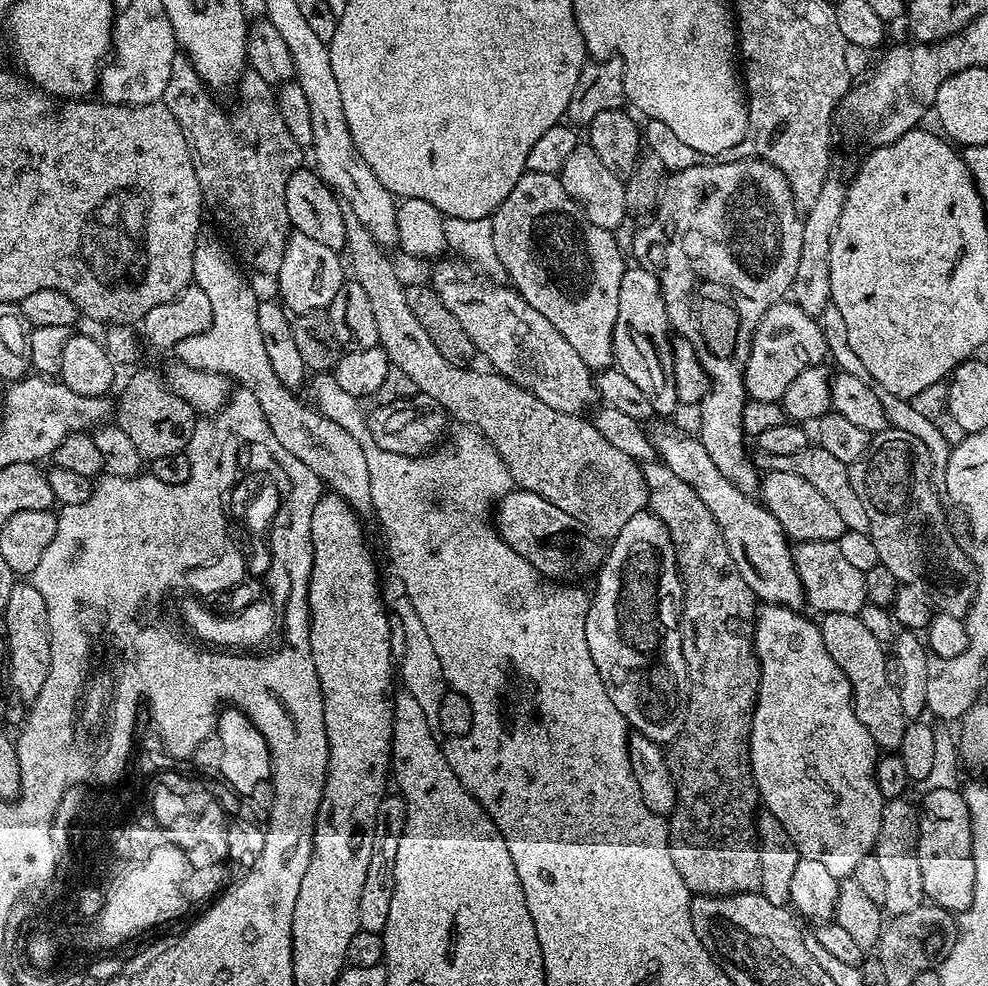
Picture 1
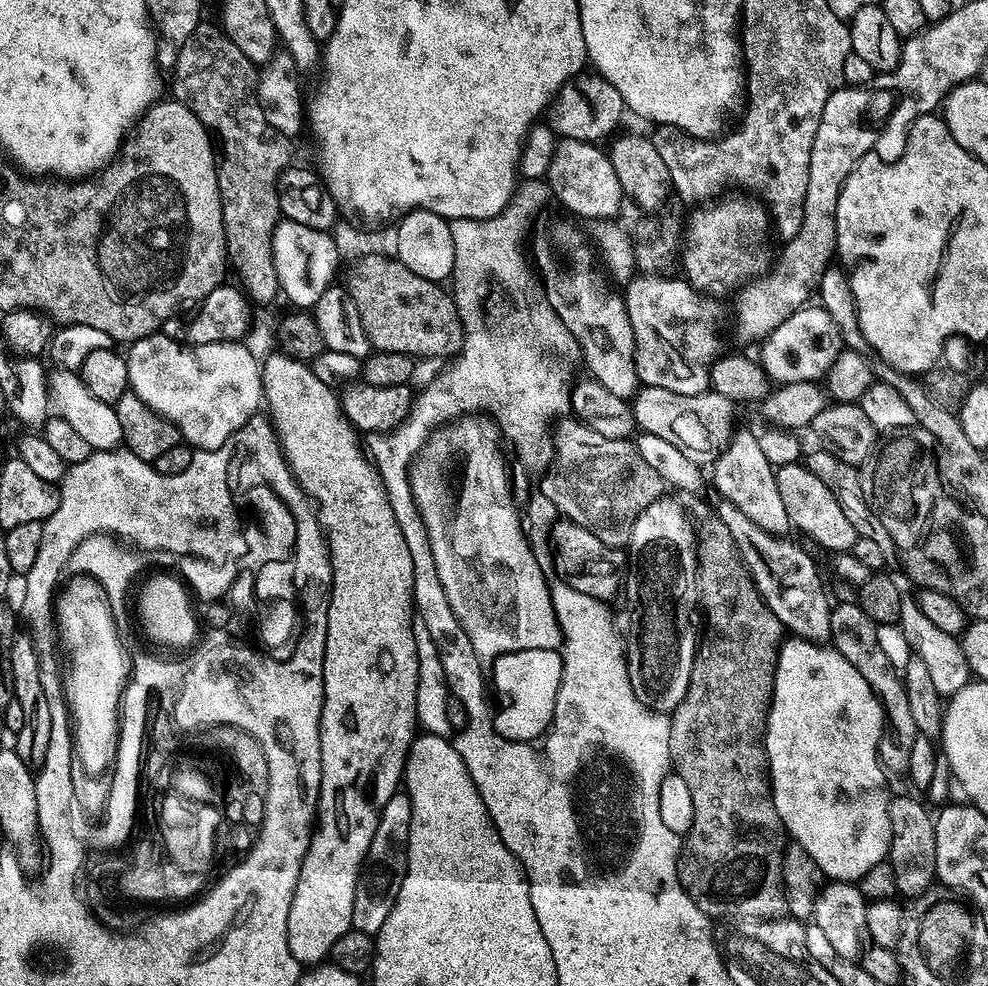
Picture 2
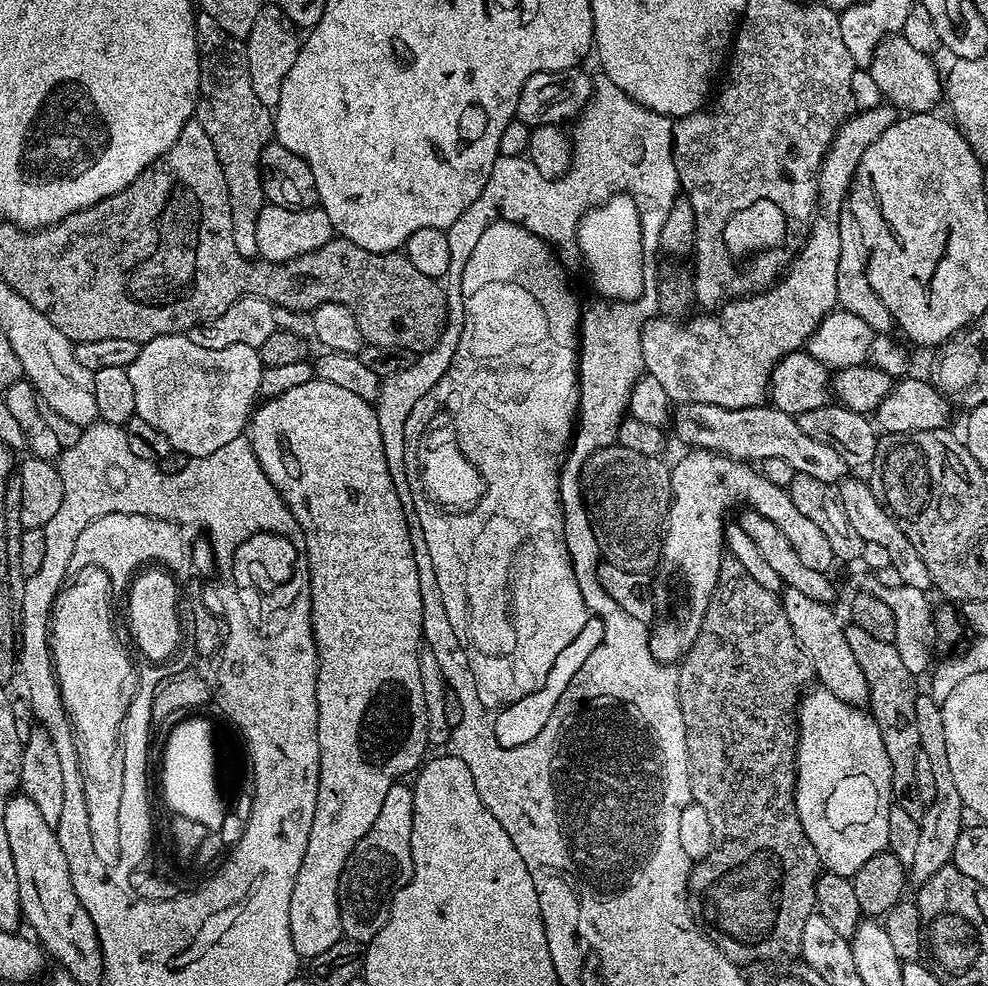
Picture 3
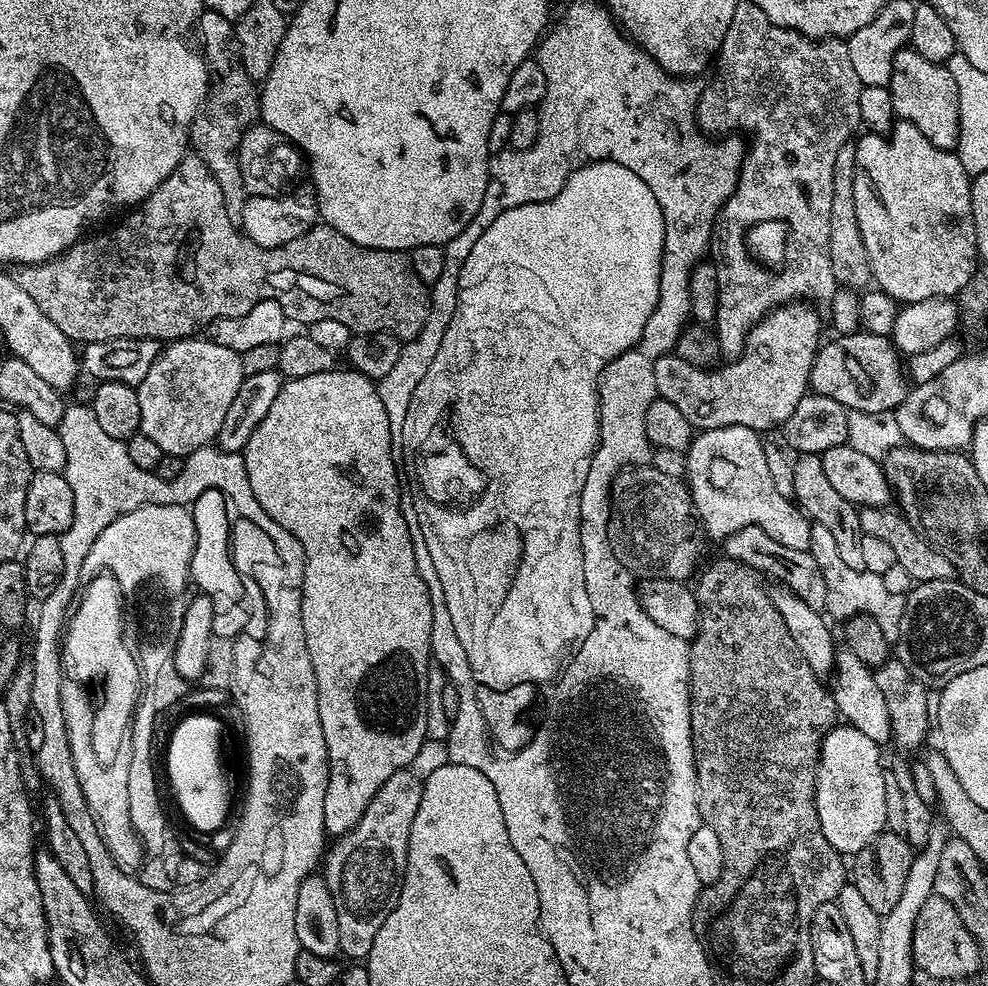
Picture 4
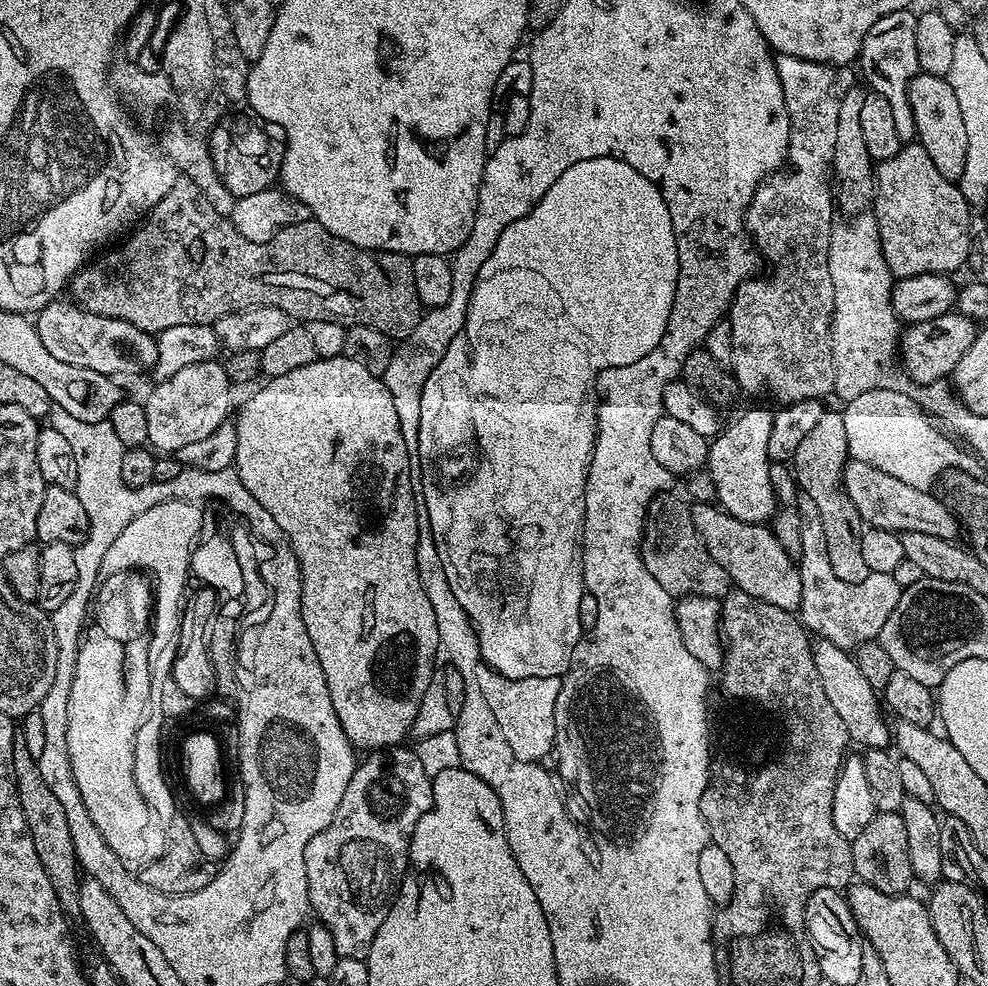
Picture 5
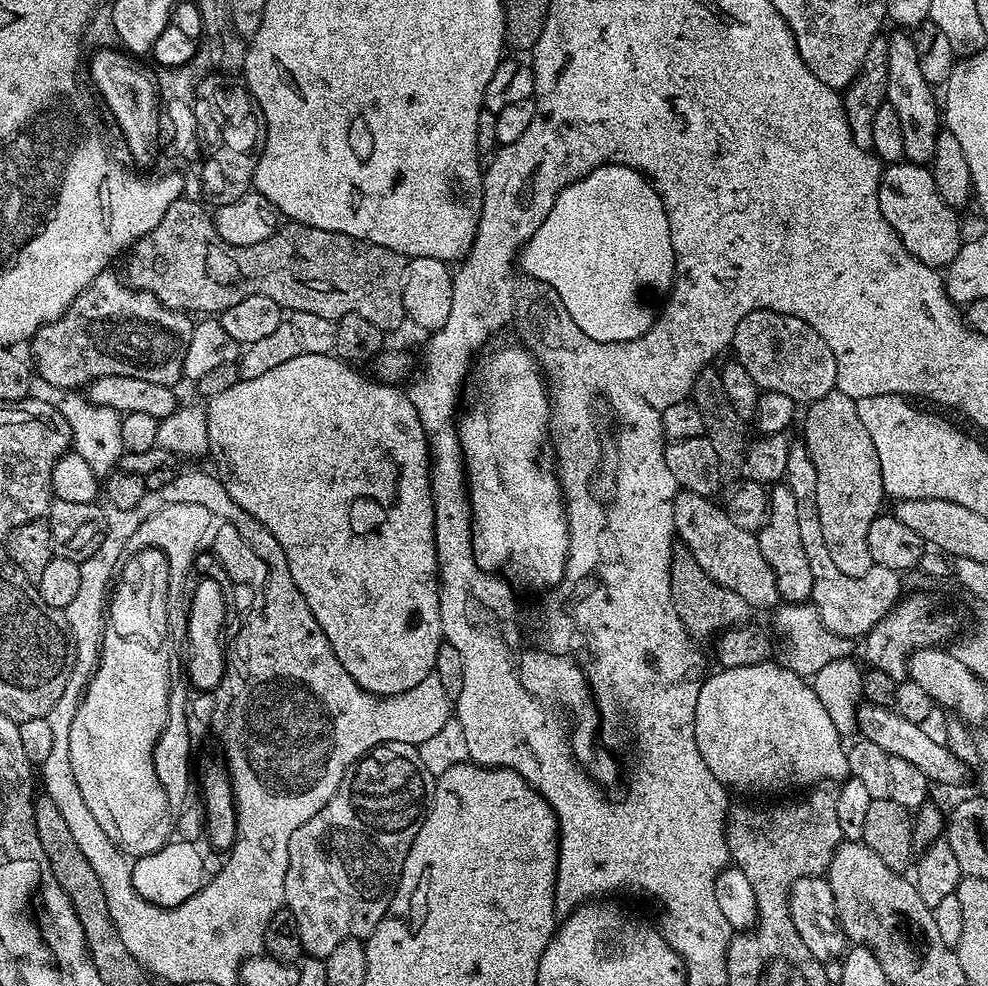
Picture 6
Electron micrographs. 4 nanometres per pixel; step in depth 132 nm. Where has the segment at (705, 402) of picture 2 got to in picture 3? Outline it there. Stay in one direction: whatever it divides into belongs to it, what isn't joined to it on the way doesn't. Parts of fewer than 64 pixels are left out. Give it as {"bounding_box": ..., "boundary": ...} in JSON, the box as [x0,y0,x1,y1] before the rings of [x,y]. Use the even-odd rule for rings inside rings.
{"bounding_box":[672,403,849,486],"boundary":[[[694,403],[679,405],[672,414],[672,427],[679,440],[693,449],[706,449],[733,456],[735,460],[759,462],[766,458],[783,458],[790,462],[796,472],[810,474],[818,482],[836,486],[849,475],[847,462],[822,442],[802,434],[796,417],[771,406],[758,408],[723,408],[709,404]]]}

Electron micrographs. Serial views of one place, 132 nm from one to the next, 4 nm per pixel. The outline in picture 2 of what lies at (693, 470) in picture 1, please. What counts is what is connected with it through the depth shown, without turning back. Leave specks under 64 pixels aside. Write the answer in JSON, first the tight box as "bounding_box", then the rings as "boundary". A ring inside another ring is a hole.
{"bounding_box":[717,501,833,642],"boundary":[[[723,501],[721,505],[720,508],[717,507],[717,515],[720,515],[729,527],[753,582],[758,586],[766,606],[770,606],[778,622],[783,624],[793,637],[813,642],[827,641],[830,637],[830,614],[833,605],[828,604],[824,584],[816,573],[816,564],[811,556],[803,552],[798,545],[790,544],[789,539],[772,536],[754,525],[754,522],[732,503]]]}

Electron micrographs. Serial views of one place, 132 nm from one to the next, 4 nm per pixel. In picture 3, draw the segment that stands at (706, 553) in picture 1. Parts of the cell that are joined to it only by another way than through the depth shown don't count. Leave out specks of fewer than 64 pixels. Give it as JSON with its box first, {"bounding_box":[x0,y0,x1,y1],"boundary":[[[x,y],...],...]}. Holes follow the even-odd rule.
{"bounding_box":[676,555,822,966],"boundary":[[[725,555],[720,561],[720,577],[716,583],[714,594],[710,598],[710,606],[706,610],[706,618],[702,618],[702,626],[694,646],[690,646],[688,655],[679,665],[676,681],[678,682],[678,706],[682,710],[682,722],[686,726],[686,750],[688,751],[688,773],[694,803],[702,806],[710,817],[710,826],[714,834],[714,842],[710,846],[710,854],[699,861],[688,874],[688,909],[698,921],[705,936],[710,939],[737,966],[751,965],[753,962],[780,962],[792,958],[799,953],[802,942],[802,926],[806,926],[806,918],[816,912],[816,880],[822,871],[820,855],[814,850],[810,838],[802,830],[802,822],[796,809],[796,738],[798,735],[798,709],[805,695],[808,683],[813,683],[814,673],[810,658],[804,653],[804,647],[796,640],[794,630],[784,613],[783,603],[777,593],[766,590],[760,583],[754,582],[749,571],[742,563],[731,555]]]}

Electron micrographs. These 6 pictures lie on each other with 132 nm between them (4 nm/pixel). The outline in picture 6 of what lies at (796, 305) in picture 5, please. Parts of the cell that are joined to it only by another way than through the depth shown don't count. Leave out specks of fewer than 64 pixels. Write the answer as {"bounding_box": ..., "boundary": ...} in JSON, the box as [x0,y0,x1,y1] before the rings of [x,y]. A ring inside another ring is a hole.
{"bounding_box":[730,308,836,406],"boundary":[[[756,308],[738,322],[730,348],[760,390],[786,394],[797,406],[813,404],[835,389],[836,363],[830,346],[822,342],[818,330],[797,316]]]}

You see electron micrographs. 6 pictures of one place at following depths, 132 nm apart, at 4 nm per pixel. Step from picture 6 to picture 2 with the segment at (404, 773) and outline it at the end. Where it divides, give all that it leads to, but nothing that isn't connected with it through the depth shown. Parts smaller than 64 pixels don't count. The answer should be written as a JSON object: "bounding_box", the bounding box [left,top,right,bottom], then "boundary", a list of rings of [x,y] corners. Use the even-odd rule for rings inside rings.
{"bounding_box":[352,790,412,937],"boundary":[[[397,790],[392,797],[386,802],[386,806],[380,811],[380,825],[378,830],[374,834],[374,838],[370,842],[368,847],[367,857],[361,867],[360,877],[356,883],[356,889],[354,890],[354,906],[352,907],[352,928],[357,932],[365,932],[367,936],[375,937],[378,930],[382,930],[382,922],[386,922],[386,918],[390,914],[390,910],[394,906],[394,902],[398,898],[398,890],[402,886],[402,878],[408,874],[408,835],[410,834],[410,814],[412,813],[412,807],[410,806],[410,798],[407,792],[403,790]]]}

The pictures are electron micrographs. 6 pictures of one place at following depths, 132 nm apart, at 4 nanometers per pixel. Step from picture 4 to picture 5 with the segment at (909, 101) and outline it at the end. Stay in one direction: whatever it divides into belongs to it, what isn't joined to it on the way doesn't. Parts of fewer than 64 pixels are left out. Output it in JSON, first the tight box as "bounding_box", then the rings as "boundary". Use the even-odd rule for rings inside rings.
{"bounding_box":[908,72,966,182],"boundary":[[[917,72],[908,87],[910,110],[914,110],[918,143],[930,154],[930,162],[938,166],[942,178],[958,182],[966,170],[966,122],[962,122],[962,110],[954,95],[954,86],[943,76]]]}

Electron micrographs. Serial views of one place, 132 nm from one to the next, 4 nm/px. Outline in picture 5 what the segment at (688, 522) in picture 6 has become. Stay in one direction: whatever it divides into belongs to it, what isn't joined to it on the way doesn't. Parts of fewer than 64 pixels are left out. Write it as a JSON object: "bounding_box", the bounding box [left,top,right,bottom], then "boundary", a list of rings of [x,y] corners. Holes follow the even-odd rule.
{"bounding_box":[691,503,802,613],"boundary":[[[693,503],[691,509],[694,526],[706,550],[710,550],[710,558],[714,558],[714,562],[718,562],[722,570],[726,570],[726,574],[739,591],[762,602],[770,602],[770,606],[778,606],[787,612],[795,613],[799,609],[802,578],[797,561],[790,554],[786,554],[786,550],[782,550],[771,527],[742,522],[715,503]]]}

